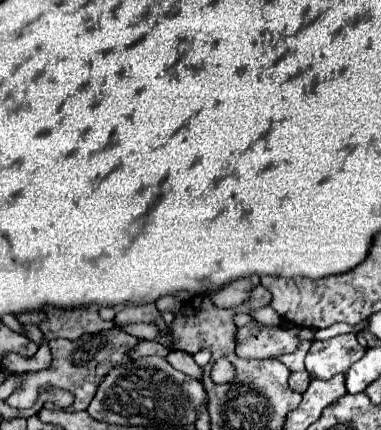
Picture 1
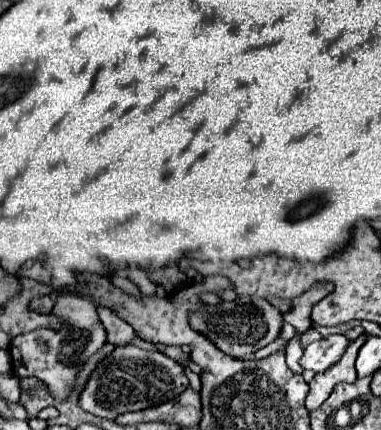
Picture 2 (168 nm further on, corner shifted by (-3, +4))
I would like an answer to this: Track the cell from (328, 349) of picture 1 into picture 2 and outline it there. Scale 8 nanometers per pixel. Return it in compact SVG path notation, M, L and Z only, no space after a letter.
M331 334L327 338L321 338L305 348L305 354L301 358L301 366L305 370L313 372L325 372L333 364L341 360L345 354L345 348L351 344L351 340L345 334Z

